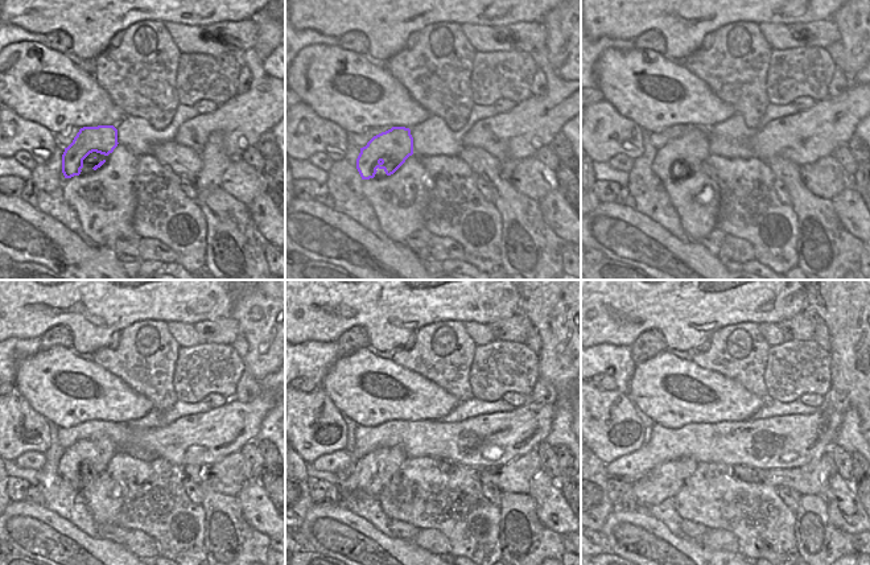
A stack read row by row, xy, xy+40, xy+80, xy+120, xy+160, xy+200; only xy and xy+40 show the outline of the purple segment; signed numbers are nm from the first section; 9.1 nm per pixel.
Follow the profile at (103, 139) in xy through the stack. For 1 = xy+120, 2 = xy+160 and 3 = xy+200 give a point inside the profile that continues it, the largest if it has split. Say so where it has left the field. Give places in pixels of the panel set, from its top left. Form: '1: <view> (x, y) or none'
1: xy+120 (97, 453)
2: xy+160 (371, 474)
3: xy+200 (664, 481)

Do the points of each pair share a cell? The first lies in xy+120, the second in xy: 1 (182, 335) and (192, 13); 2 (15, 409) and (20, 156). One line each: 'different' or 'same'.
1: different
2: different

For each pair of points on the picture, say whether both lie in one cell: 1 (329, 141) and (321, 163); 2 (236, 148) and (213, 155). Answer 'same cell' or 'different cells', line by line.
1: different cells
2: different cells

